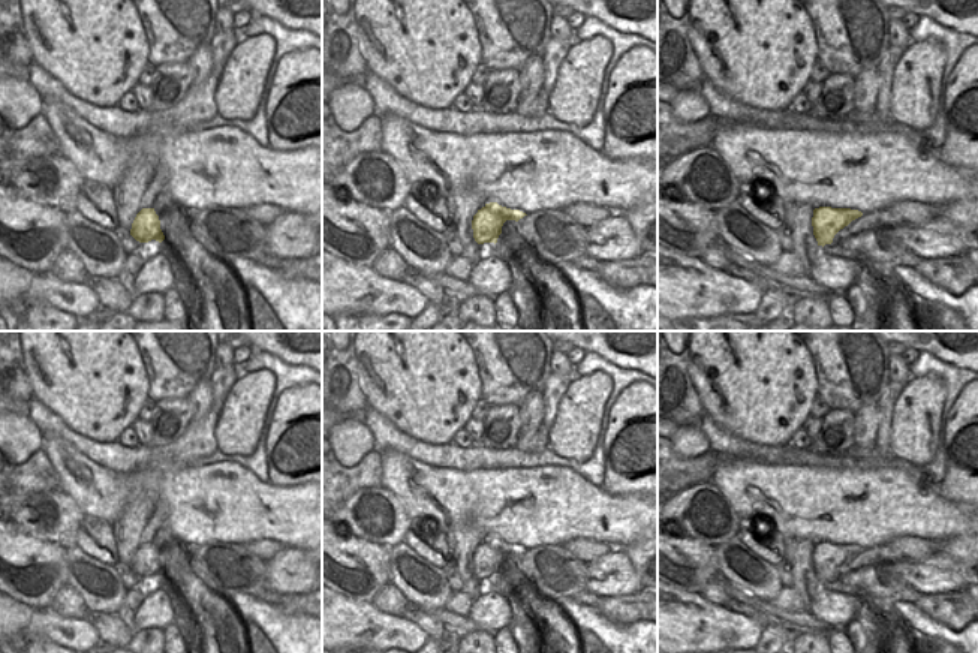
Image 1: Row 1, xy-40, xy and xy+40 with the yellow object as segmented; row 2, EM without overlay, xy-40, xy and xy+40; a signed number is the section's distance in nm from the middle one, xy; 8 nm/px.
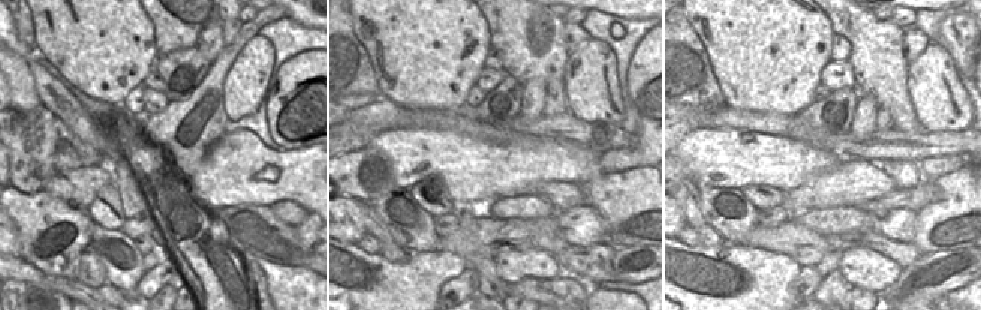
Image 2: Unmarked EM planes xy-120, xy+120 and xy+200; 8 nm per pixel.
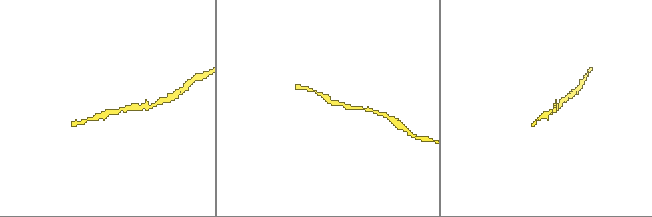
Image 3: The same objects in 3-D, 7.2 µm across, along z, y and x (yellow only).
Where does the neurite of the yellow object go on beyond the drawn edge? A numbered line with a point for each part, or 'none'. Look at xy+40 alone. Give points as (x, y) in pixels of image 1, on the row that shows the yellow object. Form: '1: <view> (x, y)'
none

